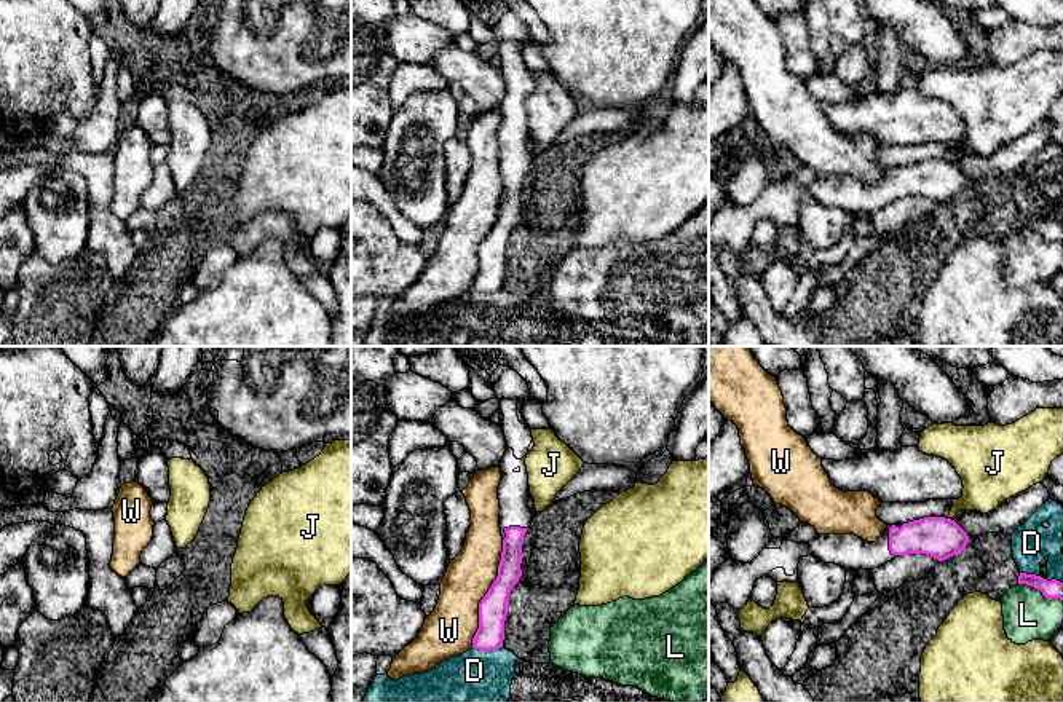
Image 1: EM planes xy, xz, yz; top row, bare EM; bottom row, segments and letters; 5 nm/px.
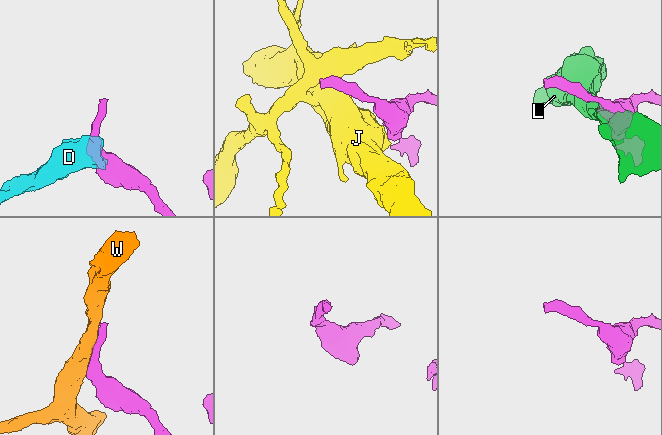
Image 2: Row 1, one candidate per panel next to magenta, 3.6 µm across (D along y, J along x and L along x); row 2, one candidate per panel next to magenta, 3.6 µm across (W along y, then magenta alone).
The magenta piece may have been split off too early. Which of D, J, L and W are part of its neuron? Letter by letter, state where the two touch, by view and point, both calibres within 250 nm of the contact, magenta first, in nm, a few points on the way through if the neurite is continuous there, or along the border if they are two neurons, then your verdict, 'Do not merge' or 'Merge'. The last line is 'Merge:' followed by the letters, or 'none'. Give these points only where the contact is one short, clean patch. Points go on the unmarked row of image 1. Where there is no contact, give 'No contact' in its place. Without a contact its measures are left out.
D: Touches magenta at xz (487, 292). Thickness 140 nm (magenta) against 400 nm. Boundary: xz (501, 287), (493, 292), (473, 291). Do not merge
J: Touches magenta at yz (950, 161). Thickness 200 nm (magenta) against 220 nm. Boundary: yz (947, 160), (952, 163). Do not merge
L: Touches magenta at yz (1041, 233). Thickness 100 nm (magenta) against 240 nm. Boundary: yz (1019, 225), (1036, 230), (1047, 241), (1062, 243). Do not merge
W: Touches magenta at xz (486, 236). Thickness 140 nm (magenta) against 240 nm. Do not merge
Merge: none

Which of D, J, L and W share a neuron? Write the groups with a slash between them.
D / J / L / W

